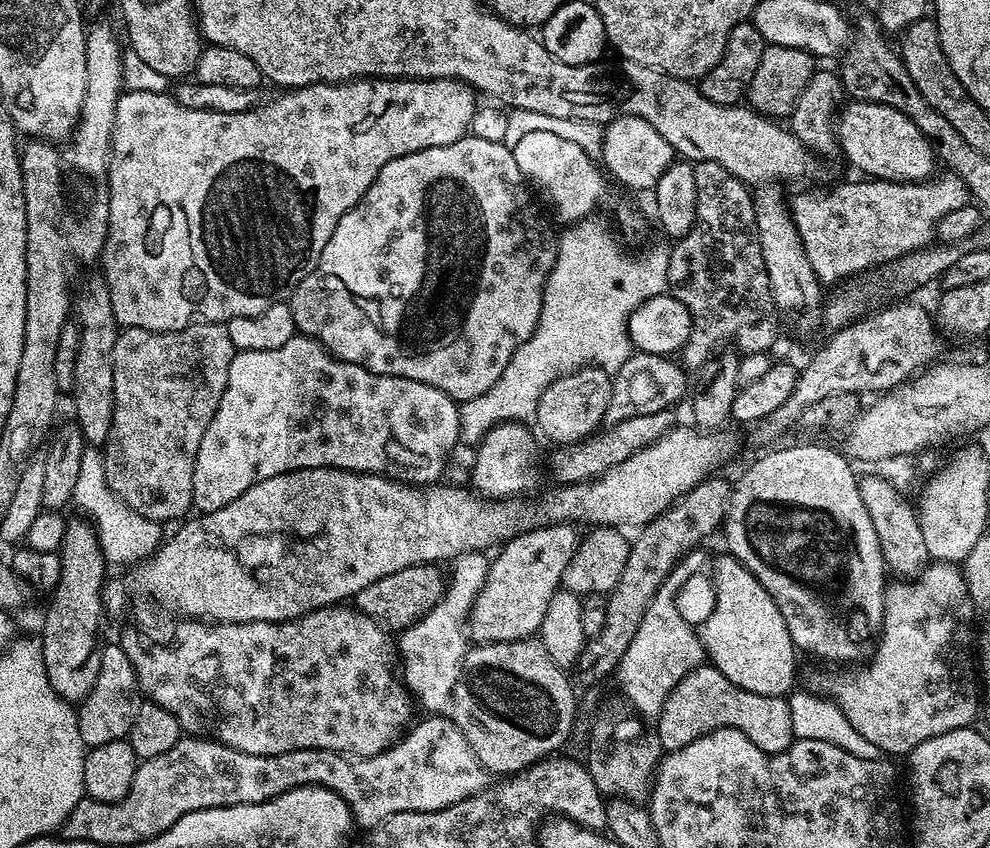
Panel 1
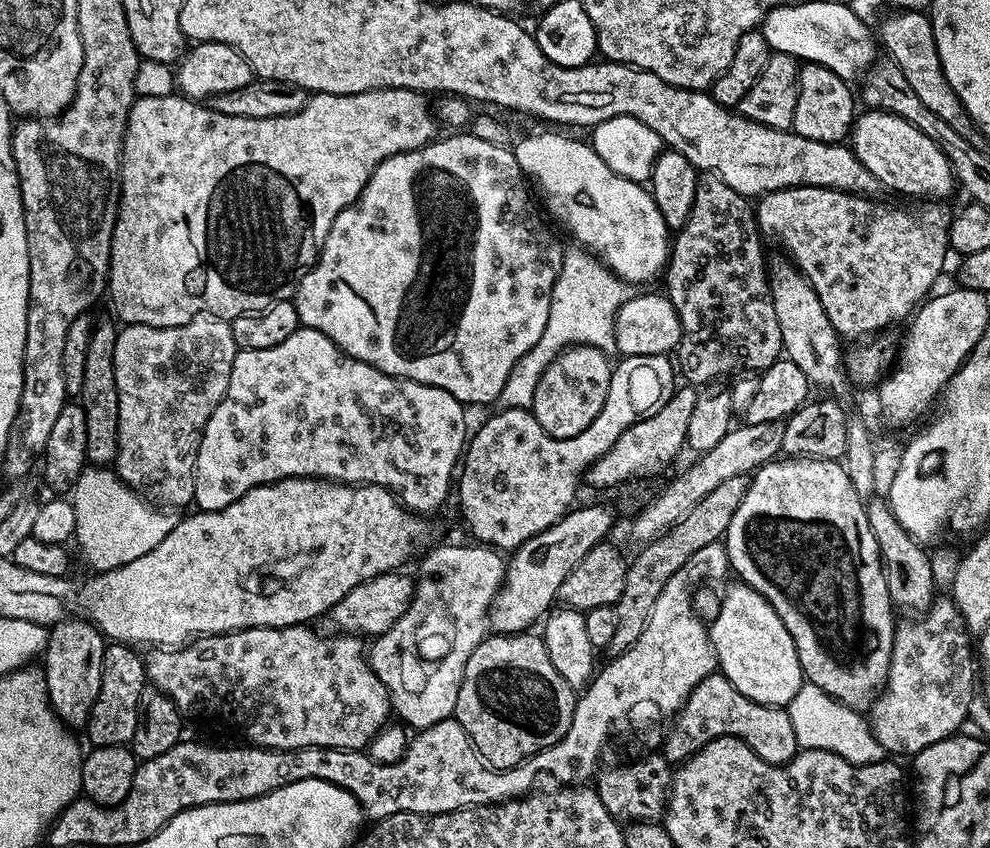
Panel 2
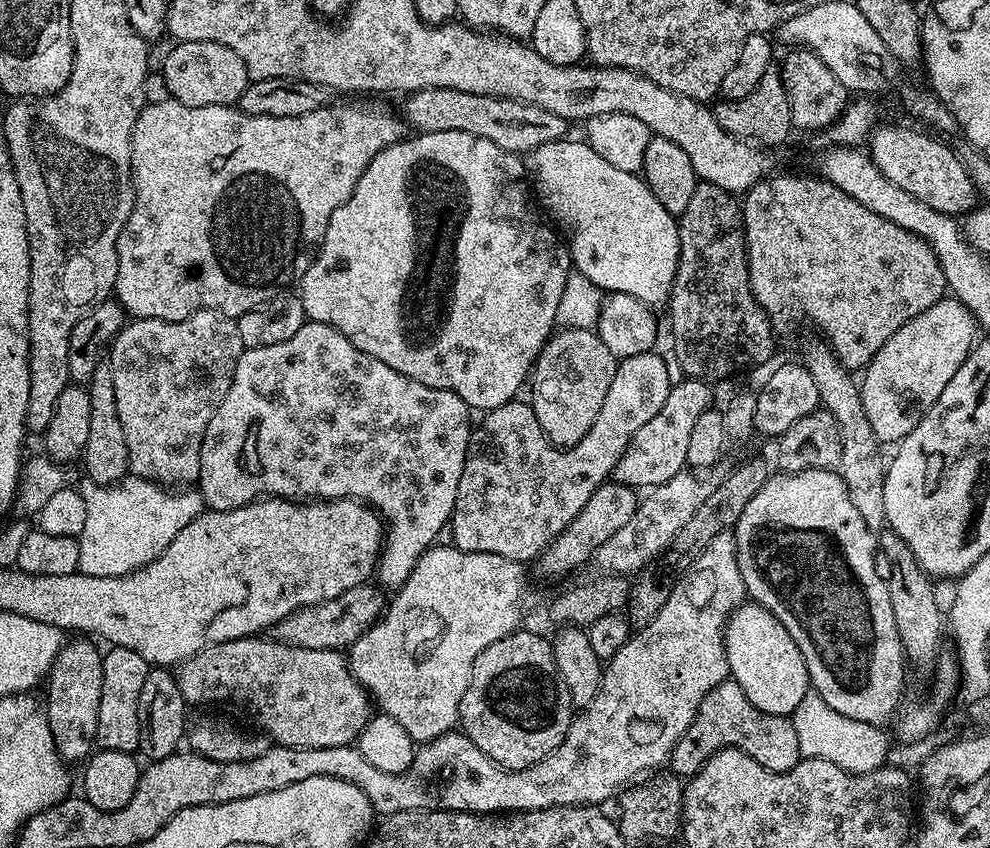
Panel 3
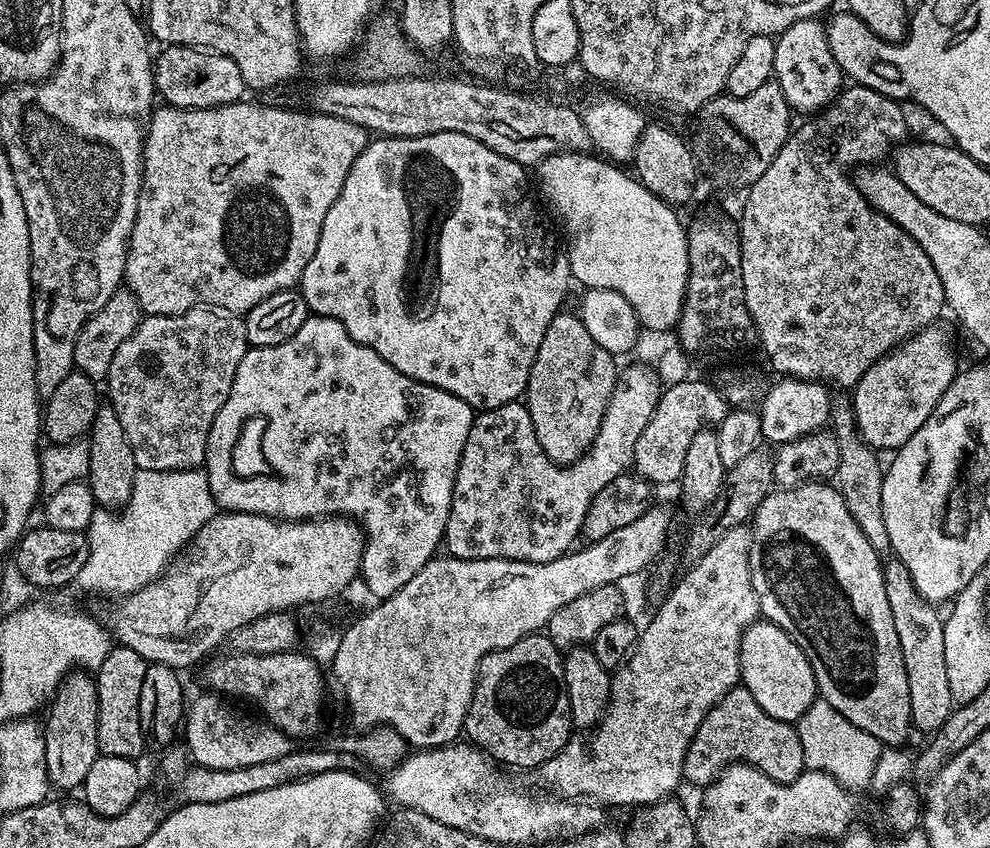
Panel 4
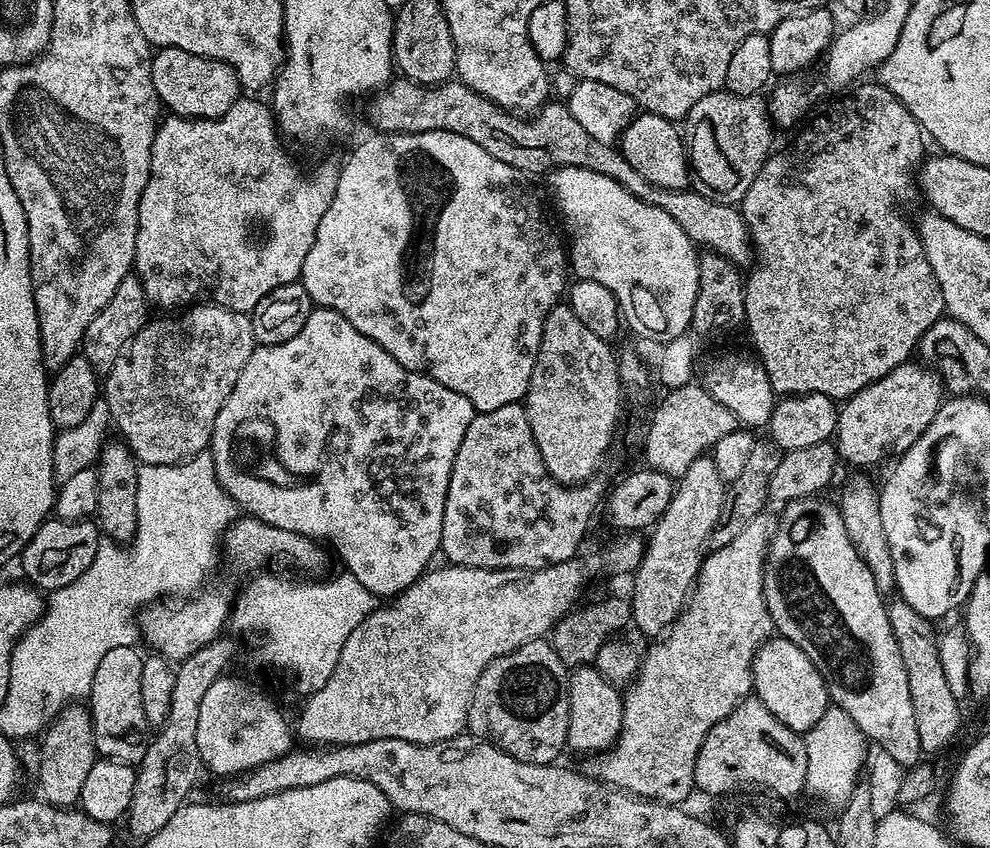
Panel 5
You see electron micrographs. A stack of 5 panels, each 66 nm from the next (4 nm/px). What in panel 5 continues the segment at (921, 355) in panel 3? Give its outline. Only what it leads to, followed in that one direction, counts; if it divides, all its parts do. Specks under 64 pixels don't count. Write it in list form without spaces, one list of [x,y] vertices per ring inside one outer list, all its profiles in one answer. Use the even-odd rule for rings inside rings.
[[[920,362],[900,364],[839,405],[834,437],[839,459],[848,464],[876,464],[887,456],[899,458],[930,426],[945,396],[945,387],[931,368]]]

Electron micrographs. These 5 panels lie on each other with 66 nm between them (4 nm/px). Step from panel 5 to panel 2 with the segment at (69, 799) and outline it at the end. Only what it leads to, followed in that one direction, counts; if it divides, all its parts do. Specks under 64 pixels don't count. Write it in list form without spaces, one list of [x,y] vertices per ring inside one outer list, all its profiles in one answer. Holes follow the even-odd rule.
[[[69,618],[51,625],[48,644],[42,653],[44,681],[56,717],[73,730],[83,729],[87,725],[98,698],[105,647],[105,636],[88,620]]]

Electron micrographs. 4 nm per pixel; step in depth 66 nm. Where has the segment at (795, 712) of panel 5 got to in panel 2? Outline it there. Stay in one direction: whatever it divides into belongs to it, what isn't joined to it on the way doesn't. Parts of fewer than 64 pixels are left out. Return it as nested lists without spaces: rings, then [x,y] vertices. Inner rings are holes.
[[[743,582],[735,583],[725,590],[720,613],[710,620],[708,629],[719,675],[725,676],[738,694],[771,708],[783,708],[806,682],[796,643],[790,638],[790,630],[782,626],[774,606],[758,590]]]

